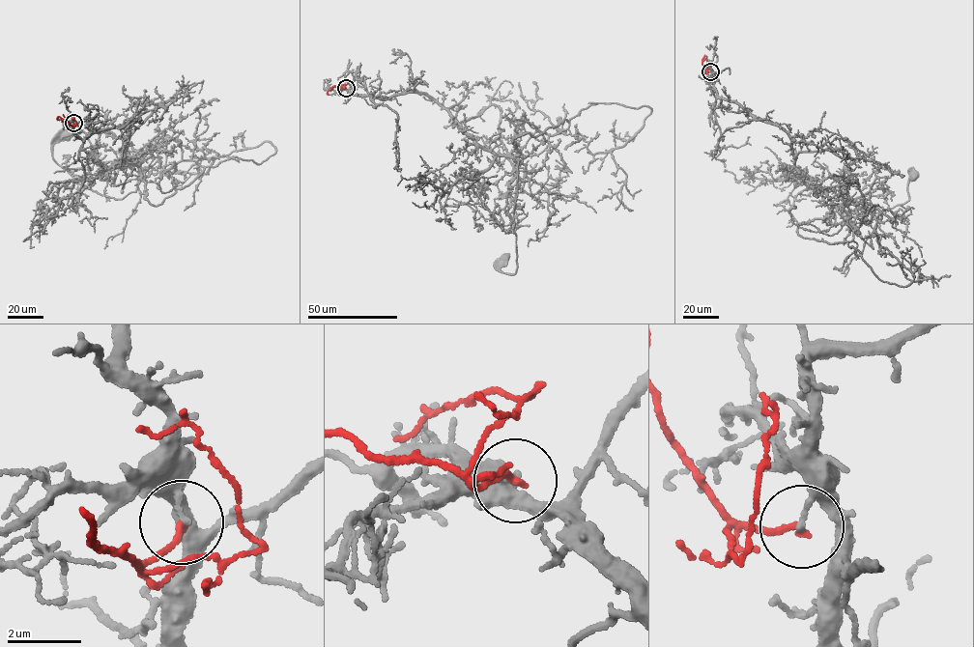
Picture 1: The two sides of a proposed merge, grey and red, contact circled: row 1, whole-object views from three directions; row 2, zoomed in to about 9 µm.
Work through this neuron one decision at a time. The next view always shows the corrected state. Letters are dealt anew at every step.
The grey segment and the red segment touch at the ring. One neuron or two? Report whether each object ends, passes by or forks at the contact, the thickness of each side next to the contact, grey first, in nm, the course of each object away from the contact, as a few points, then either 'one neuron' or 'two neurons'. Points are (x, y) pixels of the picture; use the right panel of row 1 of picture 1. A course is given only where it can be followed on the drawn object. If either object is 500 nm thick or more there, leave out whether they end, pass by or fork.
grey ends there; red ends there; 150 nm thick on the grey side, 170 nm on the other; grey runs (709, 71), (719, 97), (788, 135), (799, 177), (832, 204), (827, 225), (906, 202), (912, 177); red runs (709, 71), (702, 67), (703, 58); two neurons

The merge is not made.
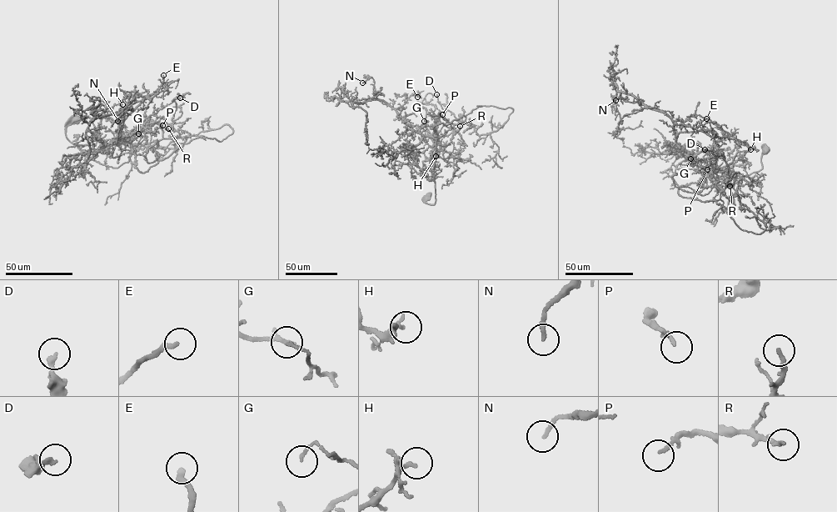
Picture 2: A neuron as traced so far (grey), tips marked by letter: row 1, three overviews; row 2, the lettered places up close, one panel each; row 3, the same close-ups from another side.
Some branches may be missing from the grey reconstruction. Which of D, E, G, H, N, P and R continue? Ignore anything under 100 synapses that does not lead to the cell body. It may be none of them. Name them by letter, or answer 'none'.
none

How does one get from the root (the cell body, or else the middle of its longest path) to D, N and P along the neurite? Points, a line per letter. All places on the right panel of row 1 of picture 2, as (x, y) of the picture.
D: (764, 151), (759, 171), (697, 184), (703, 178), (704, 187), (720, 191), (728, 165), (704, 149)
N: (764, 151), (759, 171), (700, 188), (697, 184), (704, 171), (681, 152), (671, 118), (640, 102), (615, 100)
P: (764, 151), (759, 171), (704, 188), (697, 184), (703, 178), (704, 187), (716, 188), (716, 174), (707, 169)

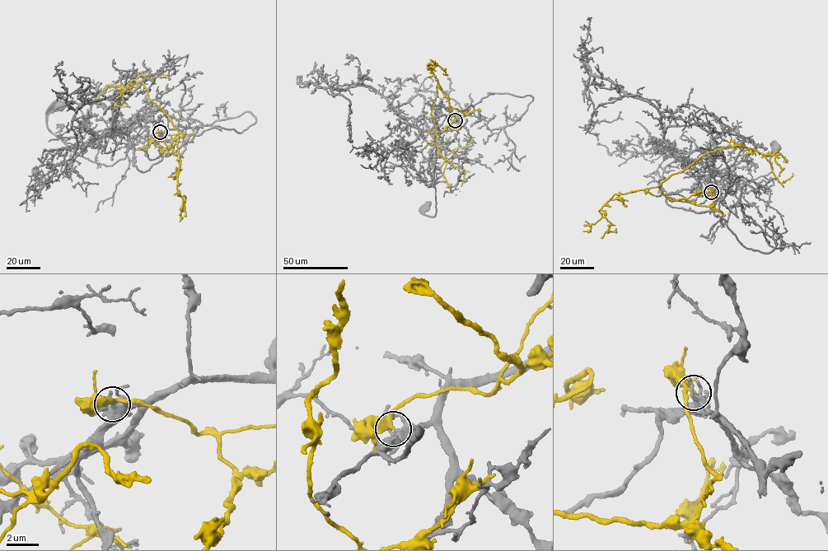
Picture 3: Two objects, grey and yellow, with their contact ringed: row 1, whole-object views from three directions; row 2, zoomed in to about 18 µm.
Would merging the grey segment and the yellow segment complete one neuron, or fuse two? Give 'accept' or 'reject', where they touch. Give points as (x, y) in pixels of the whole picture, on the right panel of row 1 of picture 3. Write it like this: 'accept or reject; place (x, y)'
reject; place (711, 192)

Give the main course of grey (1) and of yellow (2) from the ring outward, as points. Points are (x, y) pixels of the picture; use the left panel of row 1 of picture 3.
1: (160, 132), (141, 149), (129, 143), (125, 158), (106, 165), (70, 151), (51, 133), (47, 116), (60, 107)
2: (160, 132), (173, 139), (170, 154), (178, 130), (139, 81), (121, 88), (126, 106), (95, 105)

